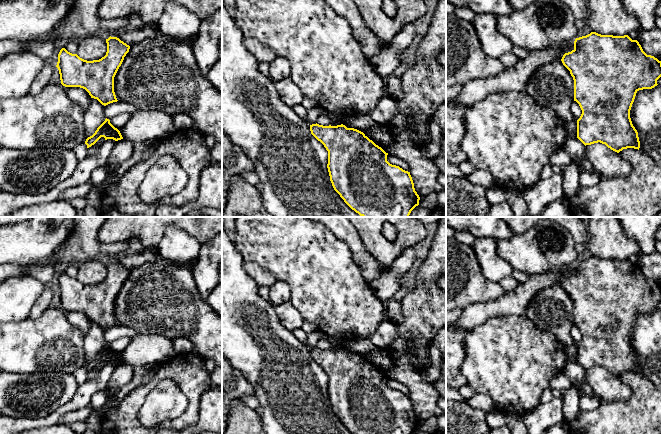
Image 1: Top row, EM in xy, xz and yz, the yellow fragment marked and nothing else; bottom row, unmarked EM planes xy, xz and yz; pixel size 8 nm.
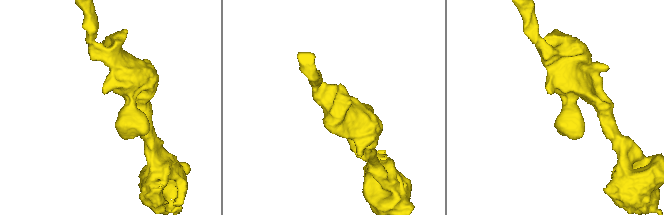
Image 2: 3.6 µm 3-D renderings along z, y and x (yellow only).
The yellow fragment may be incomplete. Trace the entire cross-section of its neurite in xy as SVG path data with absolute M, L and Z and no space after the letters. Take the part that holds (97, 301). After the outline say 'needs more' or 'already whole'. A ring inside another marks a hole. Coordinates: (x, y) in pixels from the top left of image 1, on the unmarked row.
M110 260L106 267L106 279L93 285L84 284L62 272L56 289L63 310L83 312L104 330L118 325L114 301L130 273L117 261Z; already whole

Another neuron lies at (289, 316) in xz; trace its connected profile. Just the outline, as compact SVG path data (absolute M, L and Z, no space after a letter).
M291 301L274 306L280 323L289 331L302 328L305 320L302 314L294 307Z

